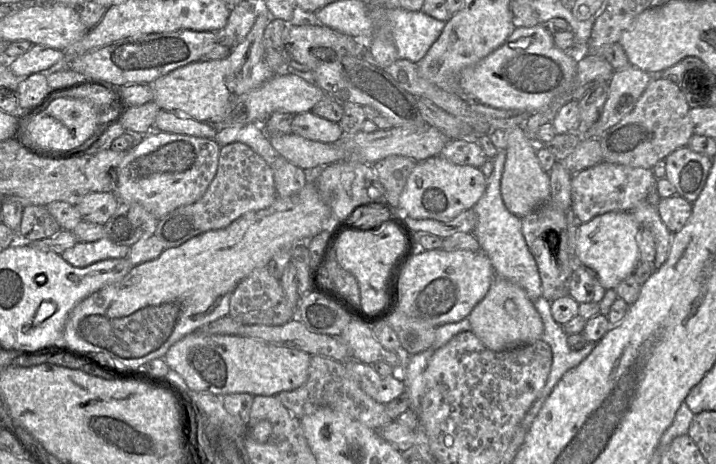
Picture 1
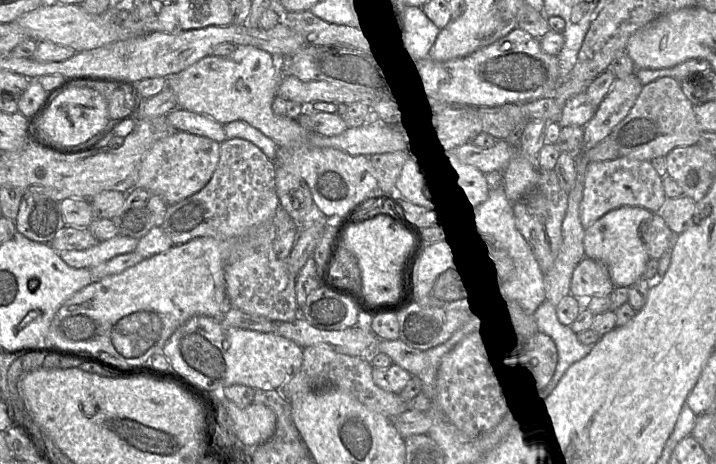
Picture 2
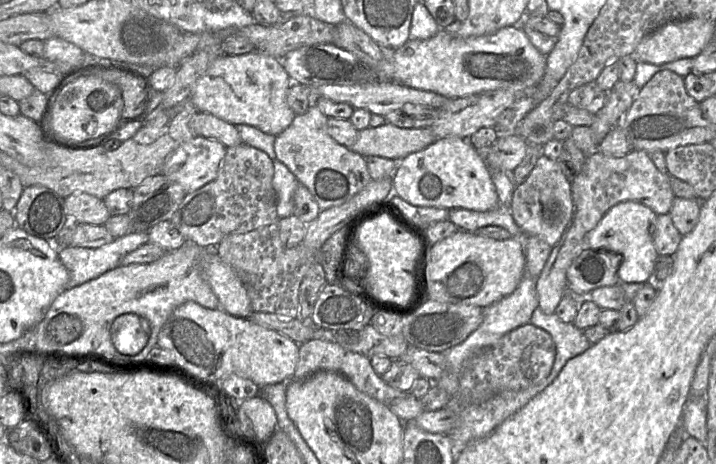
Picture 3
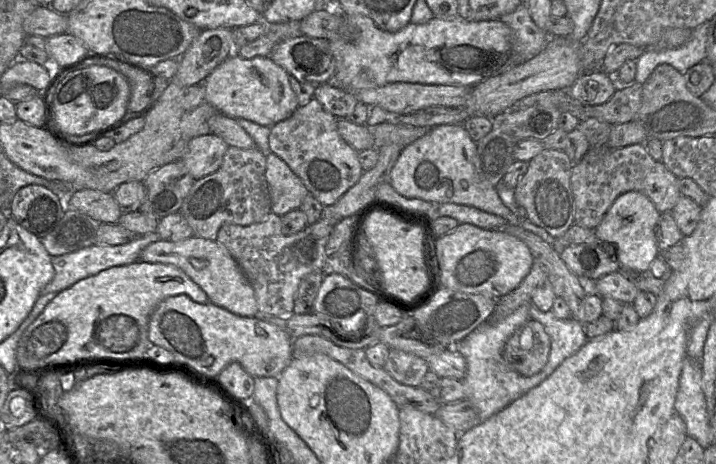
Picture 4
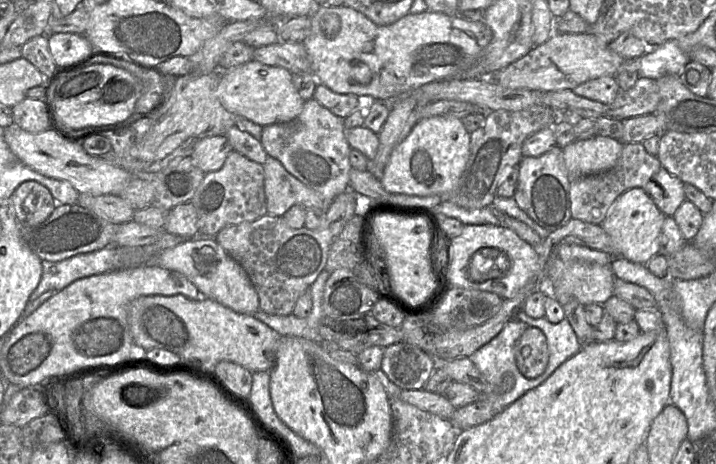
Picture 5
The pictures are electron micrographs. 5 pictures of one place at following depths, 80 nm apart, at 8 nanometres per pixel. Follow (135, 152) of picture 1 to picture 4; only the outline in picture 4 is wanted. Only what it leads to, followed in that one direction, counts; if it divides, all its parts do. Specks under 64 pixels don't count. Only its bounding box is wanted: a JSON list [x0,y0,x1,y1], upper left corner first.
[181,134,229,180]

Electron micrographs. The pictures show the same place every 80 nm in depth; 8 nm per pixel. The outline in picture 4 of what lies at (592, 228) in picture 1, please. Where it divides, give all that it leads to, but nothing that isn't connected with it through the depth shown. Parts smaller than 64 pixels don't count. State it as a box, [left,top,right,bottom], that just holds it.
[595,191,660,274]

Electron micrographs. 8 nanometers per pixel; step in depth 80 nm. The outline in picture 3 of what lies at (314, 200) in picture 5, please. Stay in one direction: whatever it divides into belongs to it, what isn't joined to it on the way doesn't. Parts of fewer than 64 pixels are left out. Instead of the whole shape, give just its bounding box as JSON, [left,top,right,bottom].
[273,158,300,219]

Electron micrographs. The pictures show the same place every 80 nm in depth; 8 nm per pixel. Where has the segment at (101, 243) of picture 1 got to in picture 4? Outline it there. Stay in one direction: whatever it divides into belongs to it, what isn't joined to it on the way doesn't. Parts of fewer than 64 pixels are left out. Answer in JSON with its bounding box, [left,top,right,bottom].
[41,233,161,295]

